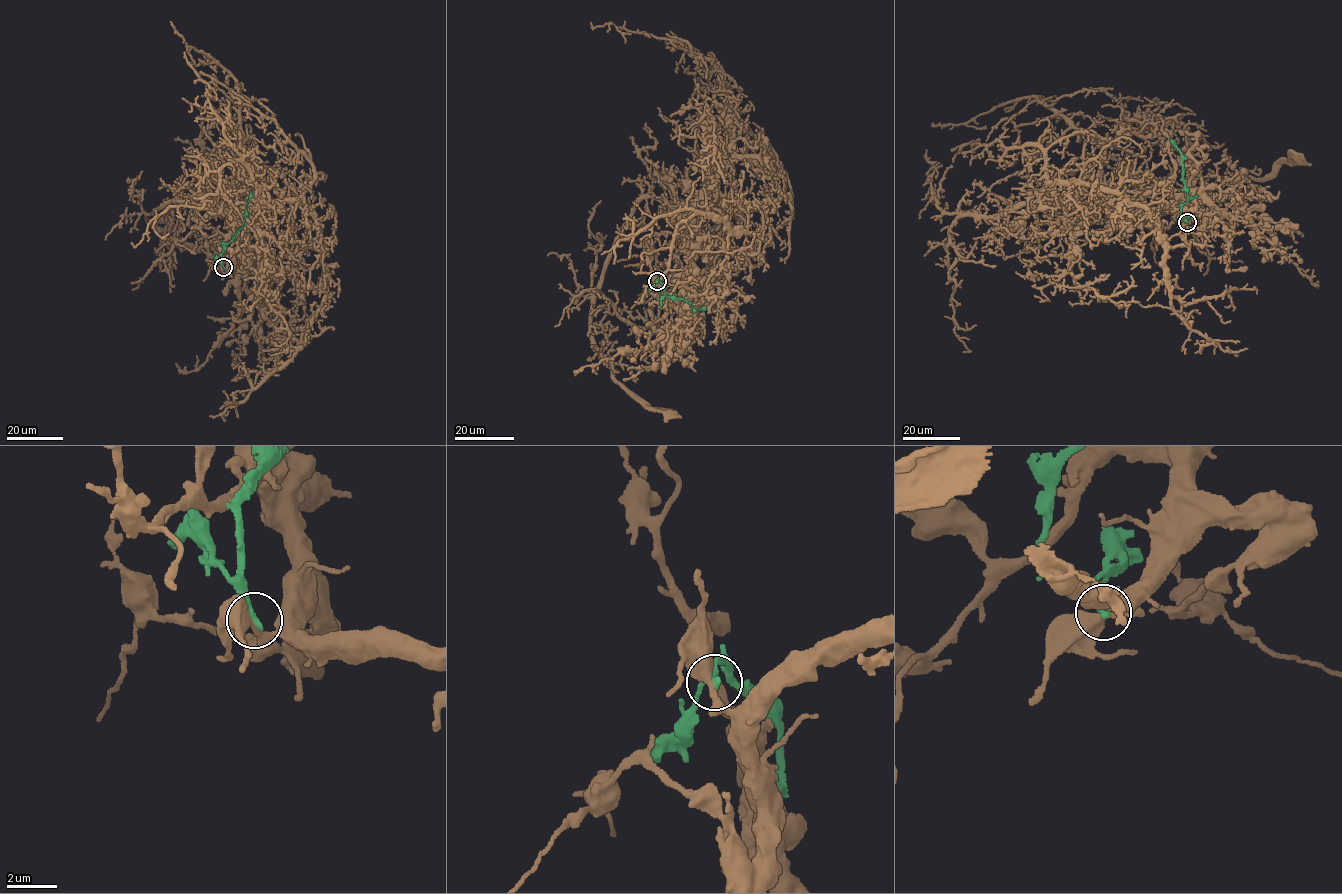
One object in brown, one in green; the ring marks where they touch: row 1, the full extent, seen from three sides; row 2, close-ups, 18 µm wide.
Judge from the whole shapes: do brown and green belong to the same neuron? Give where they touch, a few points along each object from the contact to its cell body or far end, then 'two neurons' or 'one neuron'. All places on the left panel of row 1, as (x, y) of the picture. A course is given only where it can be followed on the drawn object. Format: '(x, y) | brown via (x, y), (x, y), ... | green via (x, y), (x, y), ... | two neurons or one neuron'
(223, 267) | brown via (223, 267), (248, 269), (237, 224), (265, 204), (314, 218), (327, 292), (308, 333), (266, 376), (234, 377) | green via (223, 267), (221, 252), (245, 223), (246, 203), (251, 191) | two neurons

